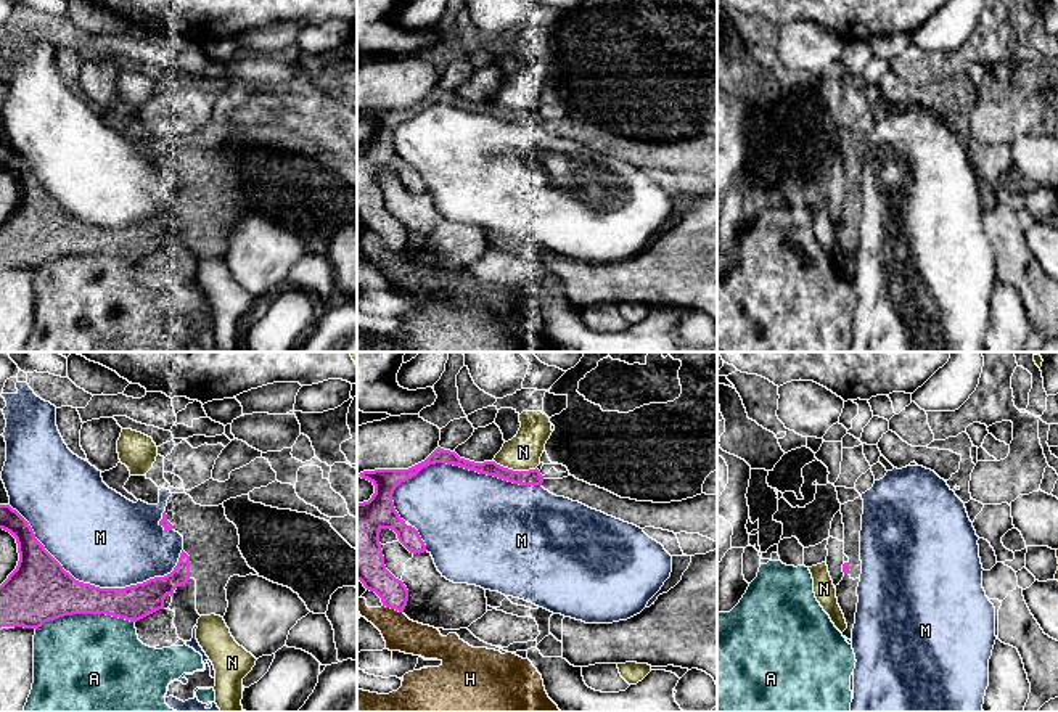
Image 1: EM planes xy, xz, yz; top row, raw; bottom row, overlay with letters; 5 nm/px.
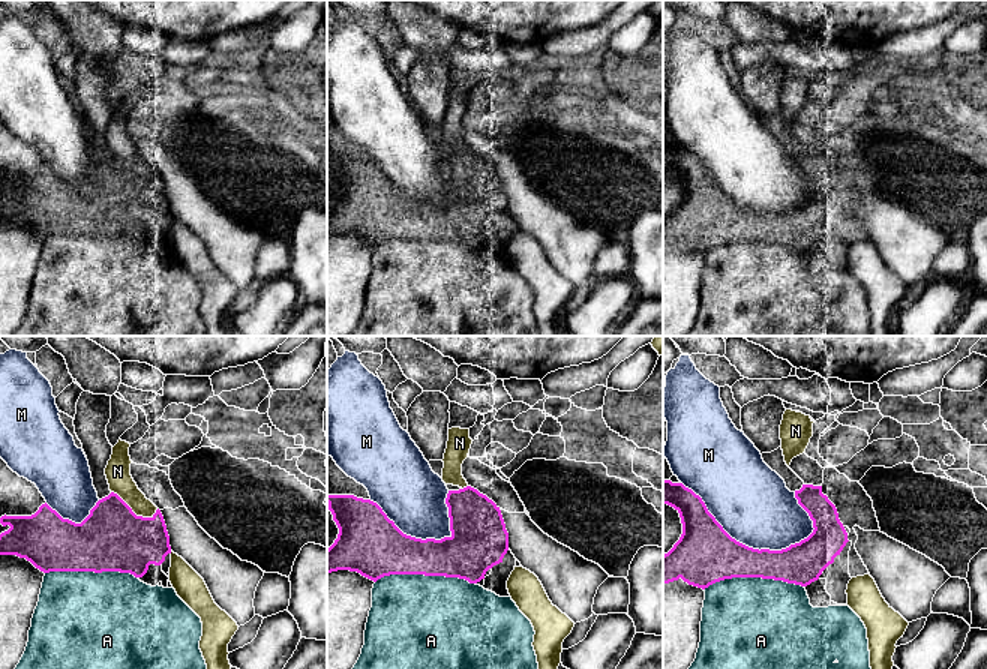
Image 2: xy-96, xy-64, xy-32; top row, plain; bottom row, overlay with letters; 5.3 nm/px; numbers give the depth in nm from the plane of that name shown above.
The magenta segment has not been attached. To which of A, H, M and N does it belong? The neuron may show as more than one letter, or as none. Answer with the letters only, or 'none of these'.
none of these

